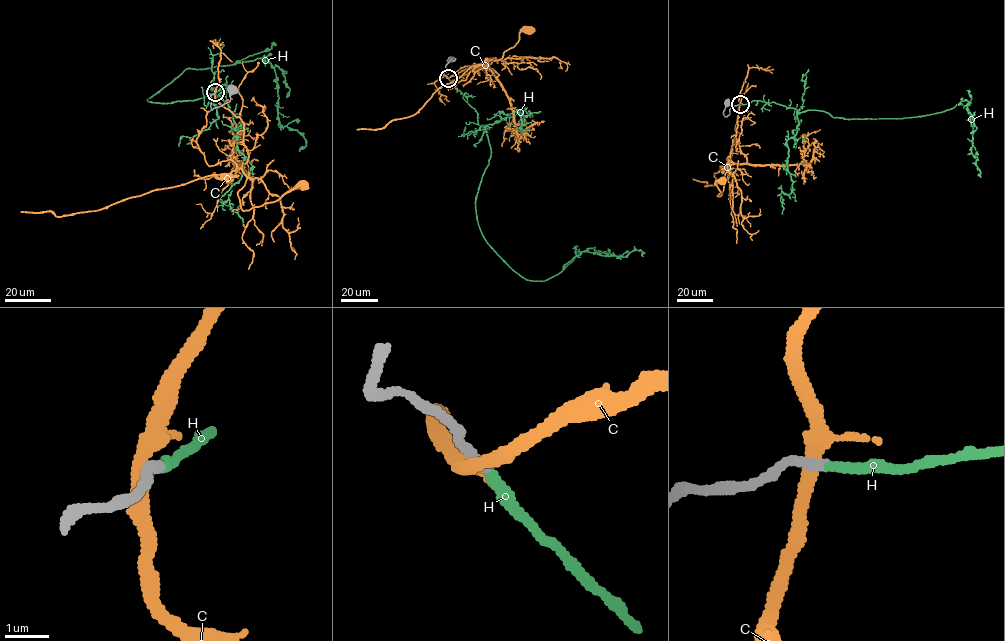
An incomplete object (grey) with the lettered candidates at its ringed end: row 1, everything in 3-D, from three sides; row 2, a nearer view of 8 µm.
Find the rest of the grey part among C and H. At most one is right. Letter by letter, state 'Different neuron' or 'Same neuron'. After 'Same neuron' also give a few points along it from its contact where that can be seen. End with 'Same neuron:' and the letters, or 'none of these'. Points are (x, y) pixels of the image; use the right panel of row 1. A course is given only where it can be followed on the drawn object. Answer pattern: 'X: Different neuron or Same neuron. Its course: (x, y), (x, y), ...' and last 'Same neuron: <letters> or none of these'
C: Different neuron
H: Same neuron. Its course: (739, 104), (756, 100), (845, 119), (900, 119), (969, 102), (971, 152), (981, 177)
Same neuron: H

